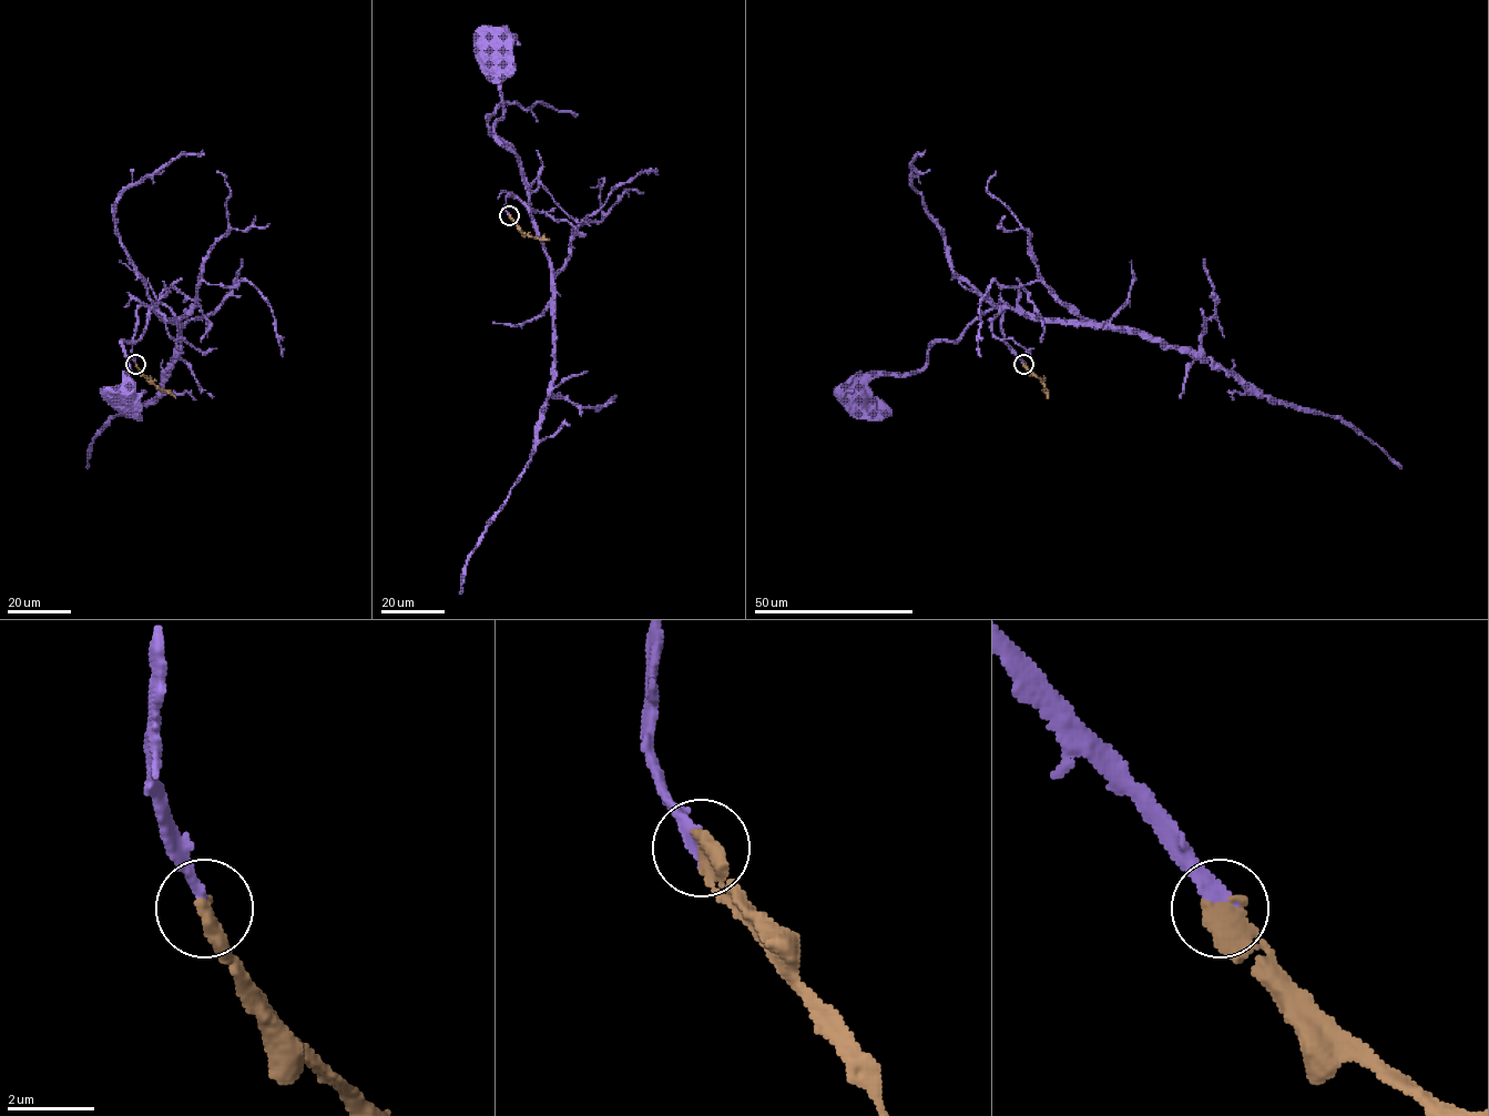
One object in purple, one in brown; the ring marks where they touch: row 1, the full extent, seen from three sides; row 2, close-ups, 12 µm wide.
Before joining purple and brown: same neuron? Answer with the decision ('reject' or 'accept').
accept

